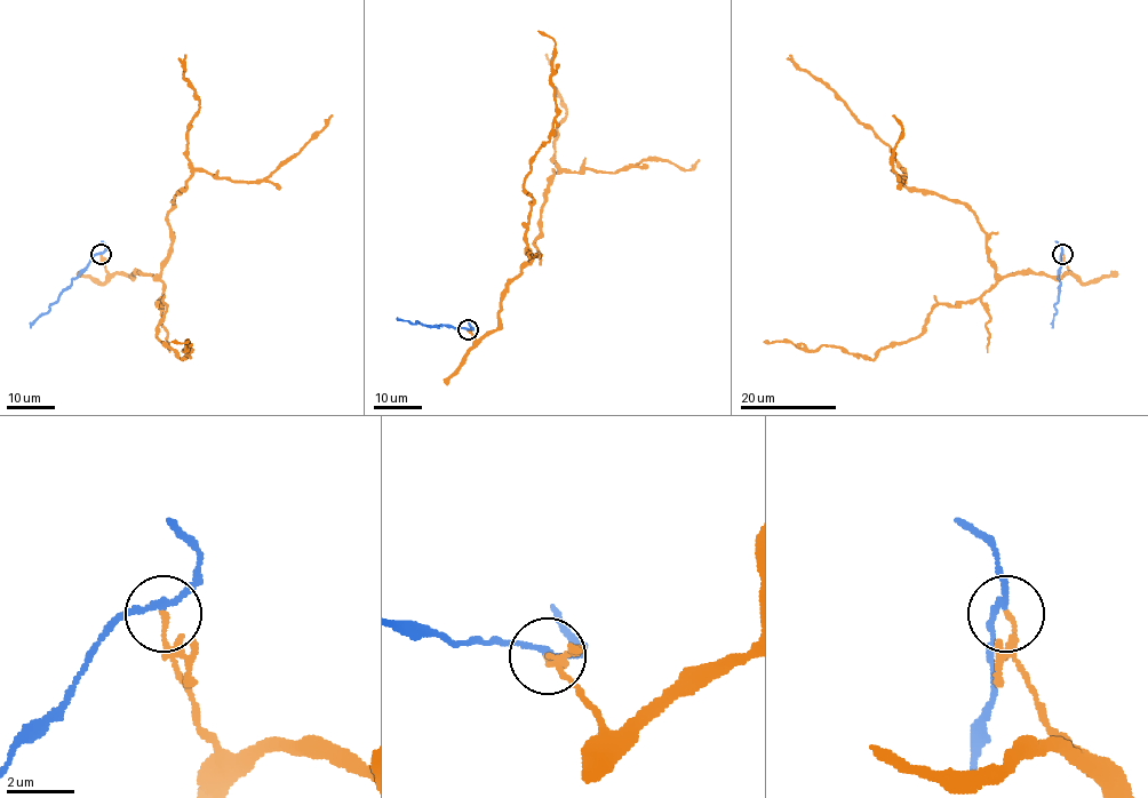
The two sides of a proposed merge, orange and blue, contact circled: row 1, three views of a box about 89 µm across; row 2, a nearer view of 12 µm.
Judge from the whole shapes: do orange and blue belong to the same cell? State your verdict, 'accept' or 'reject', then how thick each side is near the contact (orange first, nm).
reject | 140/140 nm

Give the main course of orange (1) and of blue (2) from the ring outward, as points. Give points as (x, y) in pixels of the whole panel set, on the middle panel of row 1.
1: (468, 329), (477, 341), (496, 328), (501, 293), (539, 253), (555, 169), (643, 160), (690, 169), (699, 160)
2: (468, 329), (398, 319)

